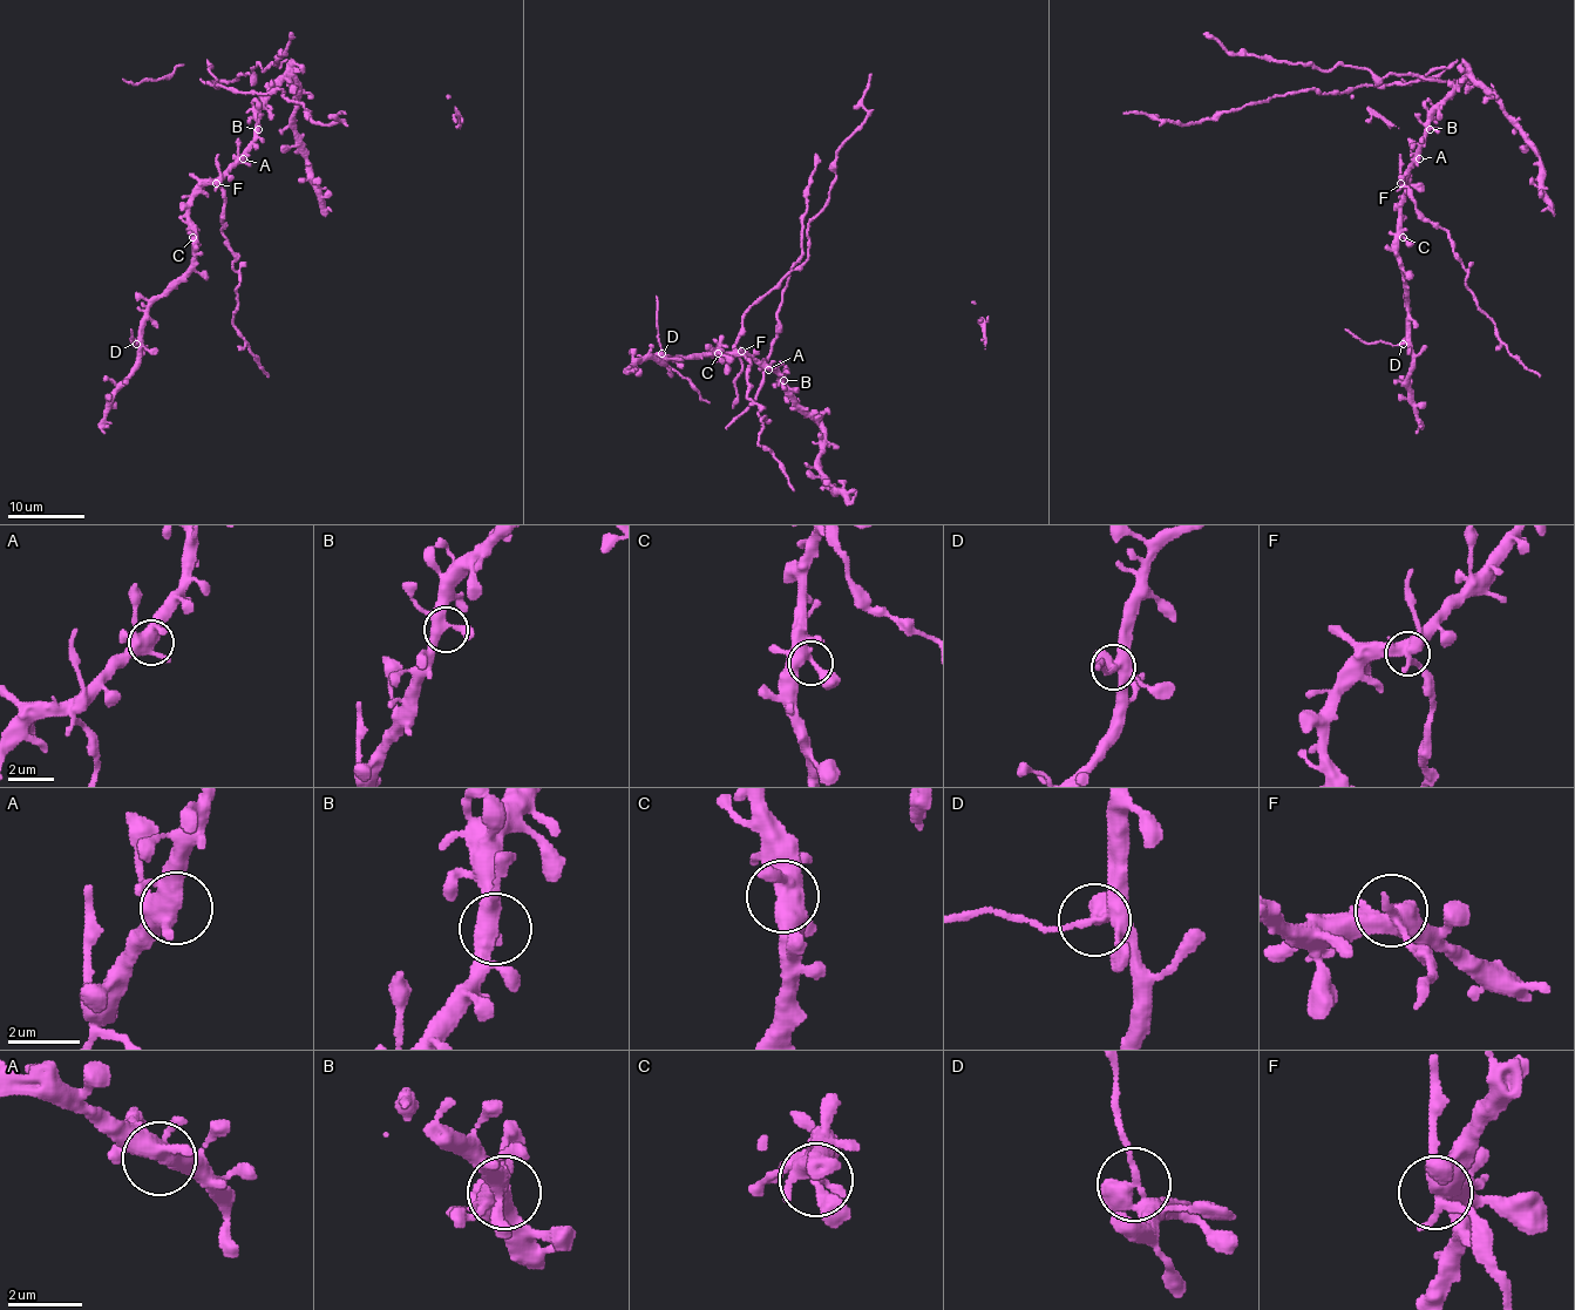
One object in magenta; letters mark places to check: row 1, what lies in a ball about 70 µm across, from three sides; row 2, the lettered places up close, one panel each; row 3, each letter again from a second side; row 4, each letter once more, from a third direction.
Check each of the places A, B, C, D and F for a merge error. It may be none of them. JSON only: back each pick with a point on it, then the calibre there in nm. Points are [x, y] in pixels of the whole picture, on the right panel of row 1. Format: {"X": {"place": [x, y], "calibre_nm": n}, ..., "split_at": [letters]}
{"D": {"place": [1403, 344], "calibre_nm": 360}, "F": {"place": [1400, 183], "calibre_nm": 480}, "split_at": ["D", "F"]}

